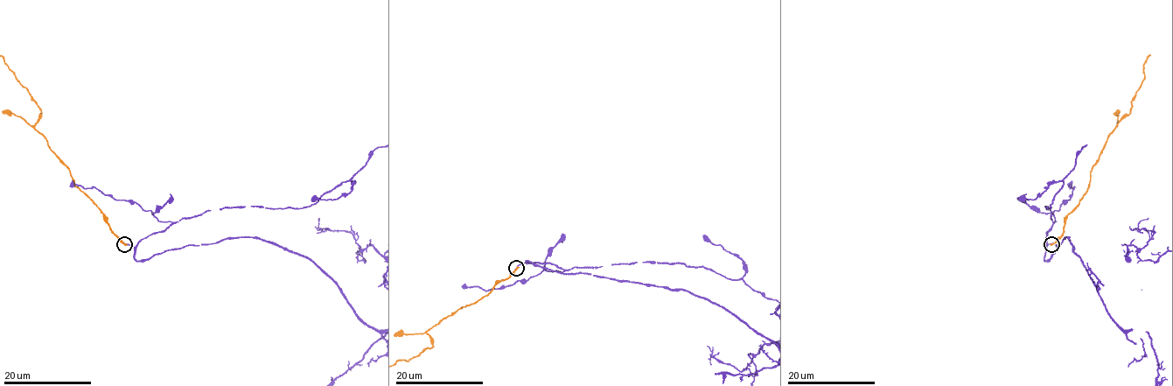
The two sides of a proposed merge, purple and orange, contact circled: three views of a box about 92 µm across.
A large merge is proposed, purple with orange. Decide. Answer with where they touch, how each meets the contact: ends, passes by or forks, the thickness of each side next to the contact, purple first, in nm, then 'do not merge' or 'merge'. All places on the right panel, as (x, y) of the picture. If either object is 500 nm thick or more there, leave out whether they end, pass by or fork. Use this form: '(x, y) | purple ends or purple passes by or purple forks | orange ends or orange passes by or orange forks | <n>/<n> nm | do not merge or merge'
(1051, 244) | purple ends | orange ends | 190/300 nm | do not merge

